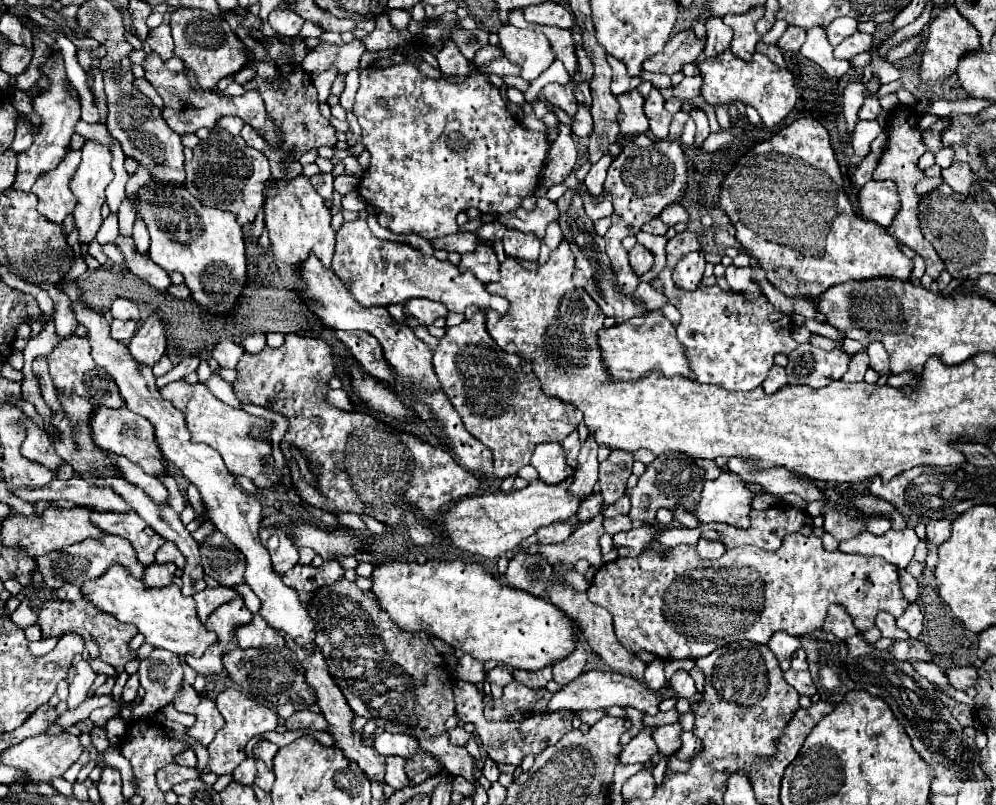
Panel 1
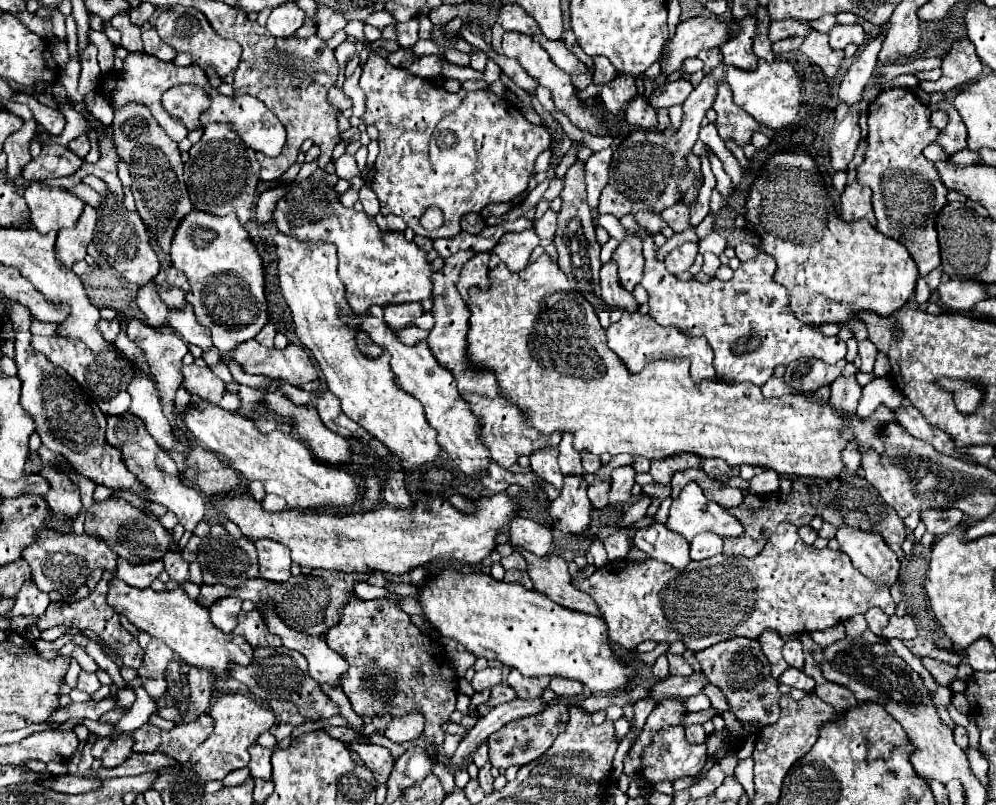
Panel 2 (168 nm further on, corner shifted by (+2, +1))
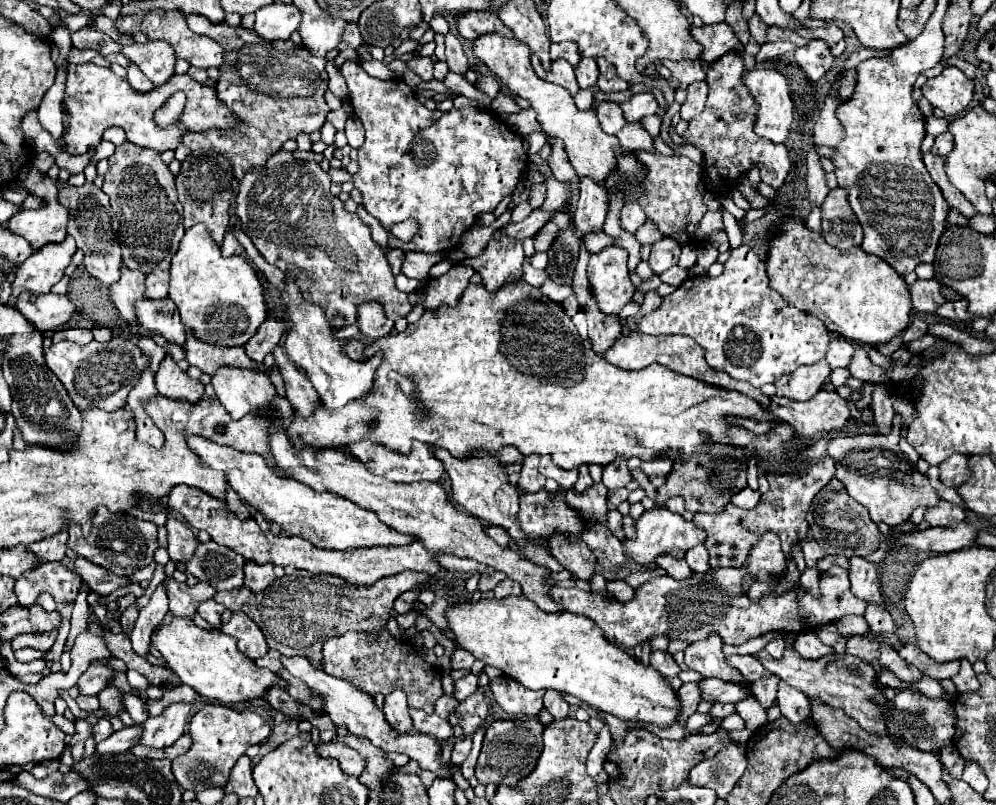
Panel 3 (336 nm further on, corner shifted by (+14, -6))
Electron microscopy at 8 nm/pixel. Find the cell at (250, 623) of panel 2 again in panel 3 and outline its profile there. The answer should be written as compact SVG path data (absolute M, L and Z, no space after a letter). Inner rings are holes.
M233 612L231 620L221 626L221 632L233 636L237 640L239 650L251 660L265 656L269 650L263 632L245 612Z

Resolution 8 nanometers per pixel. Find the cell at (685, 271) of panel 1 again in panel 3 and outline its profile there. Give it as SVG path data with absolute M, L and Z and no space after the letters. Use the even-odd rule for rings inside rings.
M661 238L661 240L653 242L651 256L649 256L647 262L649 262L649 266L653 268L655 274L661 274L667 268L671 268L671 266L677 264L679 254L681 254L681 248L679 248L677 240L673 240L673 238Z

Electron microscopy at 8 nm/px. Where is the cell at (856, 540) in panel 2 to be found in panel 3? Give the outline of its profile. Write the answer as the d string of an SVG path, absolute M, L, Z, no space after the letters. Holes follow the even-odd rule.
M851 558L851 570L849 570L849 580L851 580L851 592L857 598L863 598L873 604L883 604L883 596L879 590L879 578L877 578L877 564L867 562L865 558Z

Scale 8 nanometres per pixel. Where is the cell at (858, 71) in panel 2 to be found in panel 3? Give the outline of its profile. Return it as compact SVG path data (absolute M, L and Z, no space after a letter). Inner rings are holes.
M827 98L825 106L821 110L819 120L813 126L813 144L817 146L837 146L843 138L843 126L835 116L839 102L835 102L835 98Z

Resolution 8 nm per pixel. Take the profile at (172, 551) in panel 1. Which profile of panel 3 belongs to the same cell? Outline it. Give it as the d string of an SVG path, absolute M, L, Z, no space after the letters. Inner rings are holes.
M173 578L165 580L165 590L169 592L169 610L173 612L173 616L195 616L197 606L215 596L215 588L207 582L199 582L193 588L189 588L187 584L179 584Z

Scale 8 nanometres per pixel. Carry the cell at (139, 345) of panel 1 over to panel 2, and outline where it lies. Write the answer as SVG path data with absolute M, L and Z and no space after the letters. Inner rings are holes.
M149 283L149 285L145 285L145 287L139 289L139 293L137 293L137 305L139 305L139 309L145 313L149 327L161 329L161 327L165 325L169 309L167 309L167 305L159 299L153 283Z

